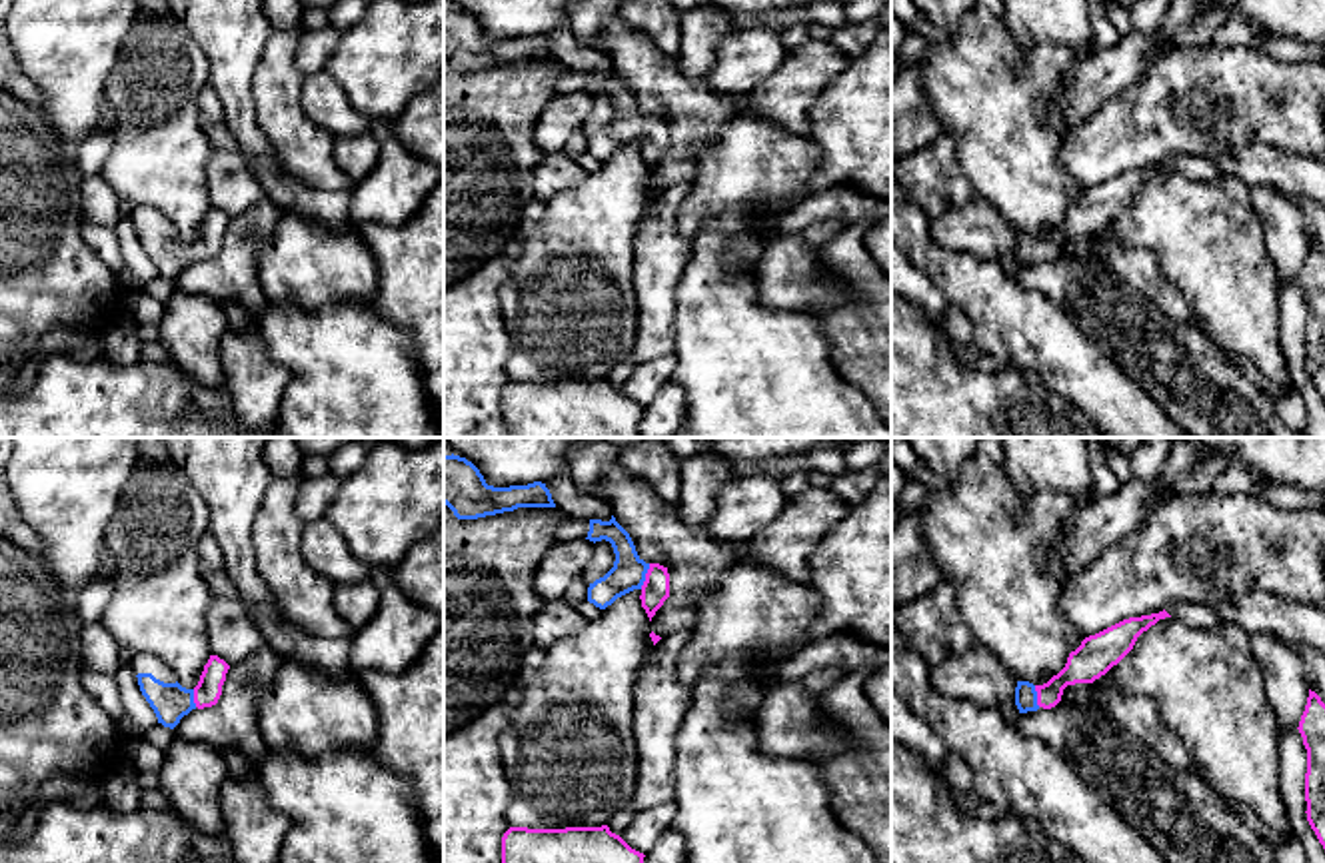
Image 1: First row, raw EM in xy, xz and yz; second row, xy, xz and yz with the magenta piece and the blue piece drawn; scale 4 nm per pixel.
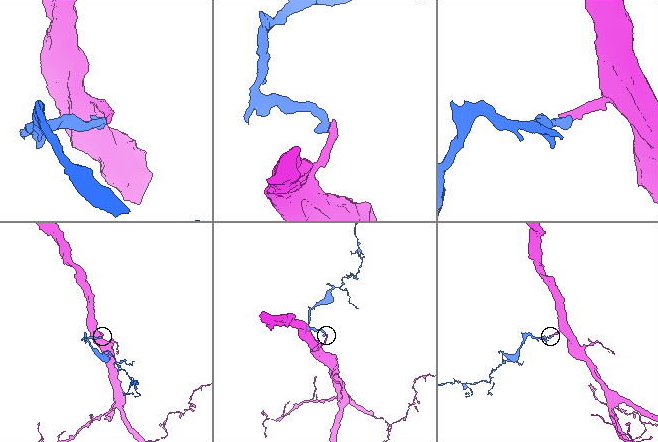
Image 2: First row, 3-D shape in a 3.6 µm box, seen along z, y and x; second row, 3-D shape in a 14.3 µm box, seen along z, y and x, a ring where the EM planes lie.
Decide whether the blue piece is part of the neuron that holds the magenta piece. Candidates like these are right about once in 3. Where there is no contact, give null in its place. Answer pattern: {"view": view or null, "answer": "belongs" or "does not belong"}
{"view": "xz", "answer": "belongs"}

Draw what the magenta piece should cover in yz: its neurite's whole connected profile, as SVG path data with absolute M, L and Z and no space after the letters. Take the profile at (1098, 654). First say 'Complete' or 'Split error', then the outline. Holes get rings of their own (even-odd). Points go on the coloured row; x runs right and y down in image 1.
Split error. M1165 609L1151 615L1123 619L1089 635L1069 653L1065 667L1043 685L1017 681L1015 705L1019 713L1051 709L1061 701L1063 689L1075 683L1093 683L1117 665L1135 645L1137 637L1159 619L1171 617Z

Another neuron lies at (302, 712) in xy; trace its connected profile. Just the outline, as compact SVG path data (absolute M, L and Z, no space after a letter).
M282 659L260 695L258 727L270 753L320 757L332 751L372 751L378 715L358 671L346 679L320 675L306 663Z

